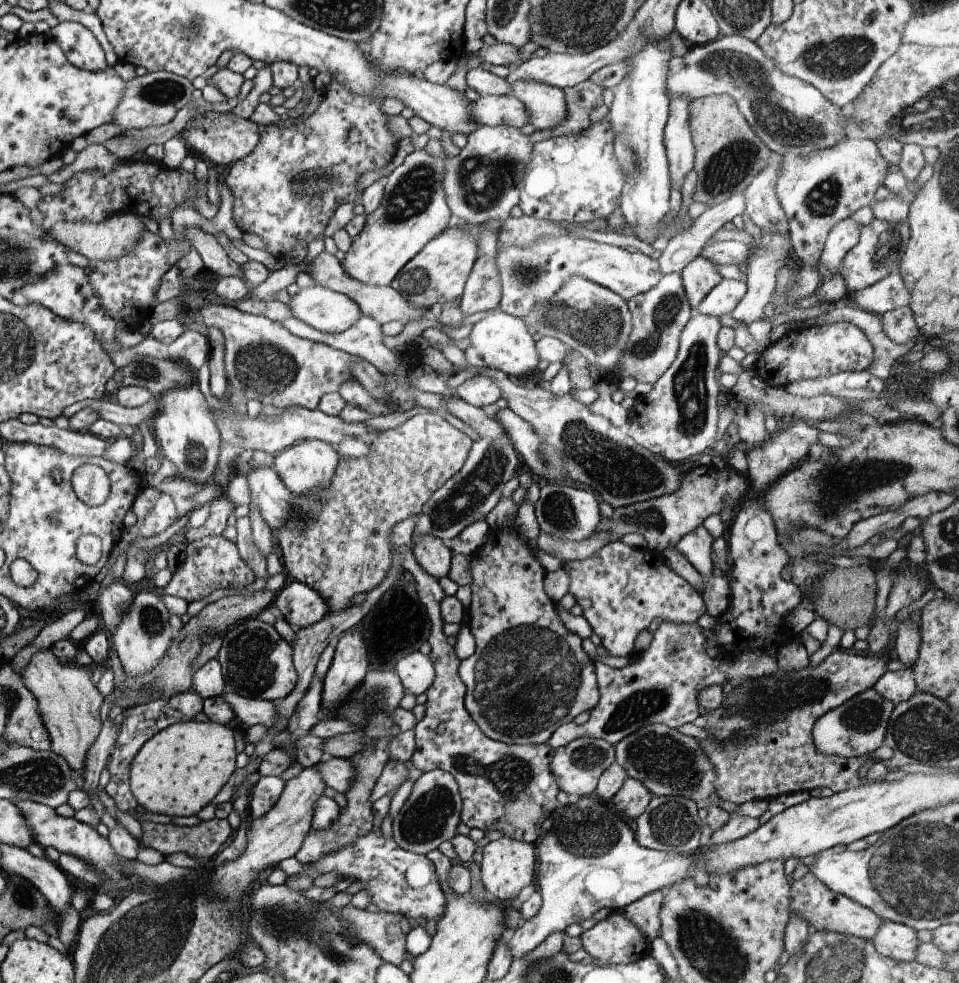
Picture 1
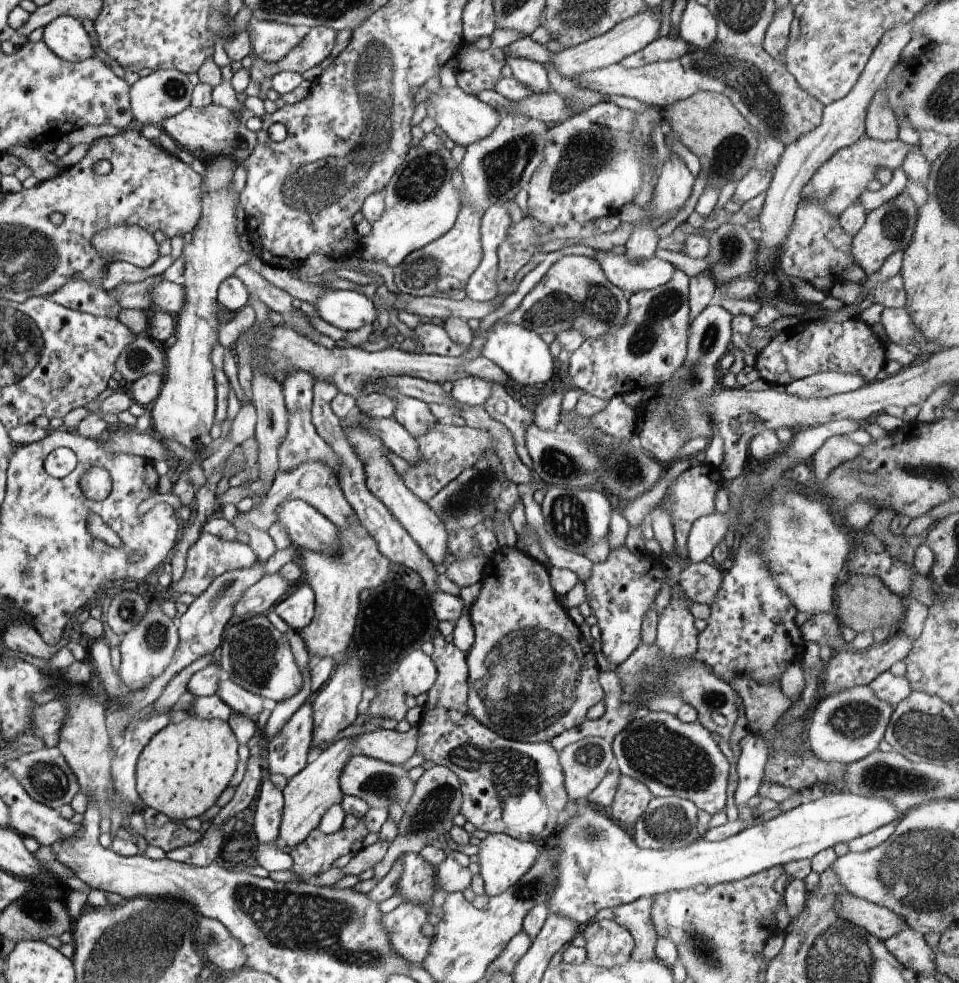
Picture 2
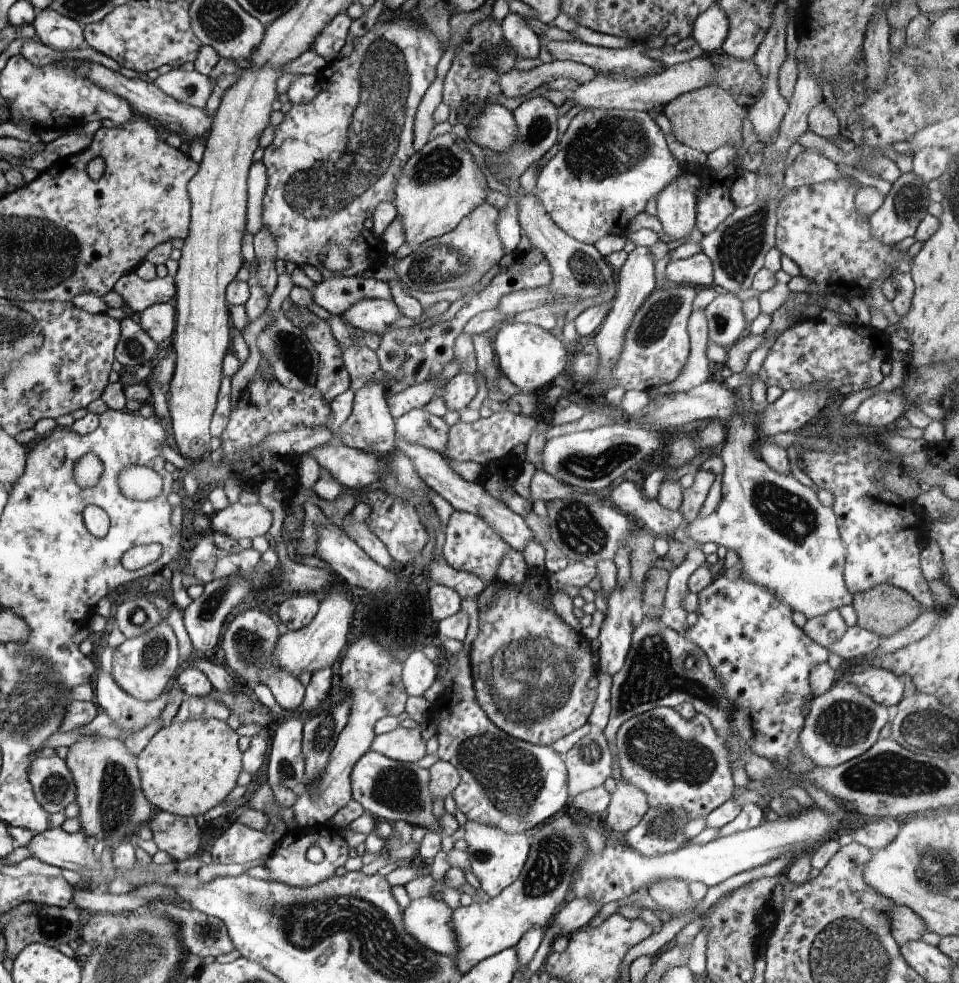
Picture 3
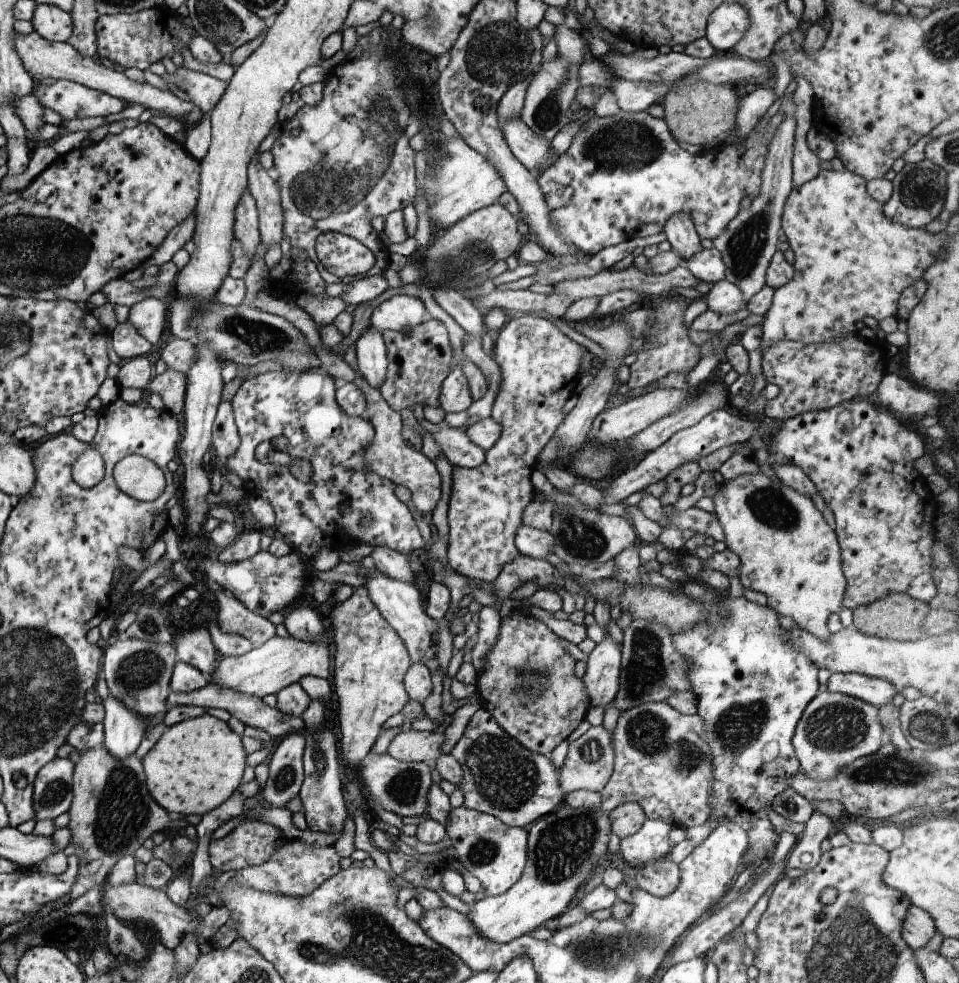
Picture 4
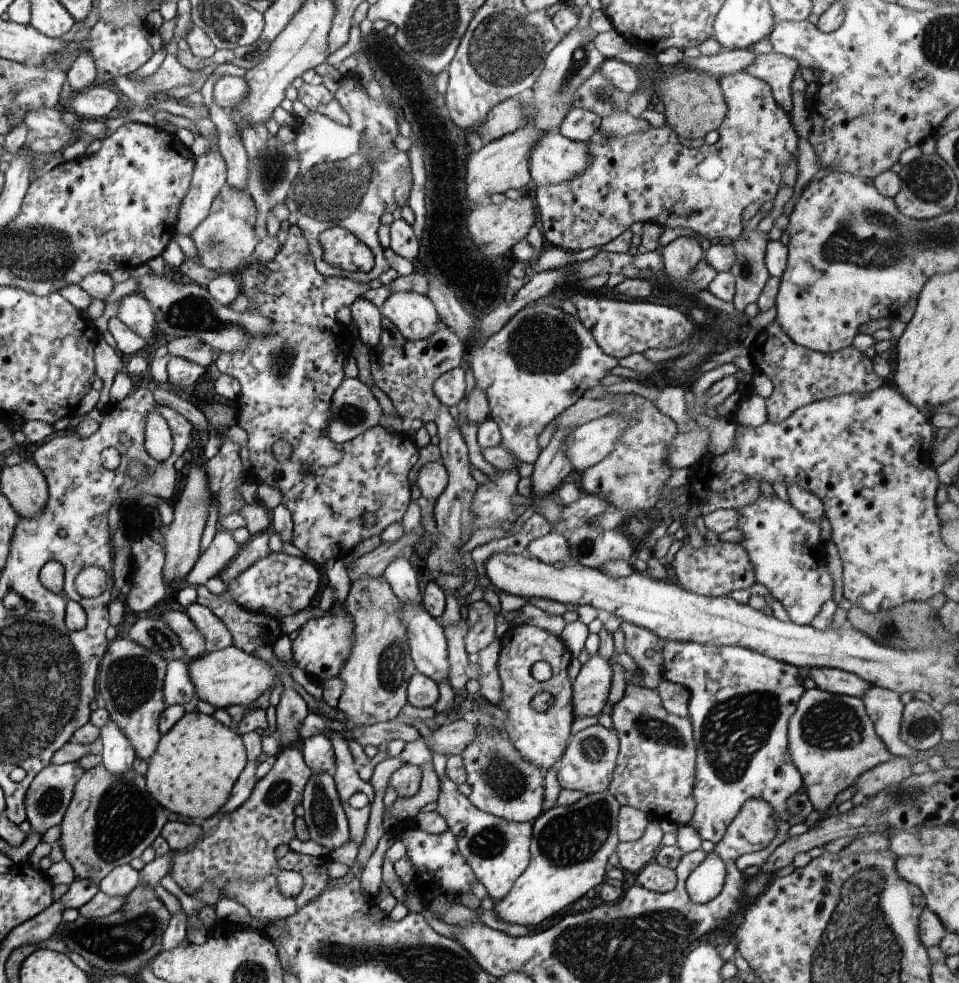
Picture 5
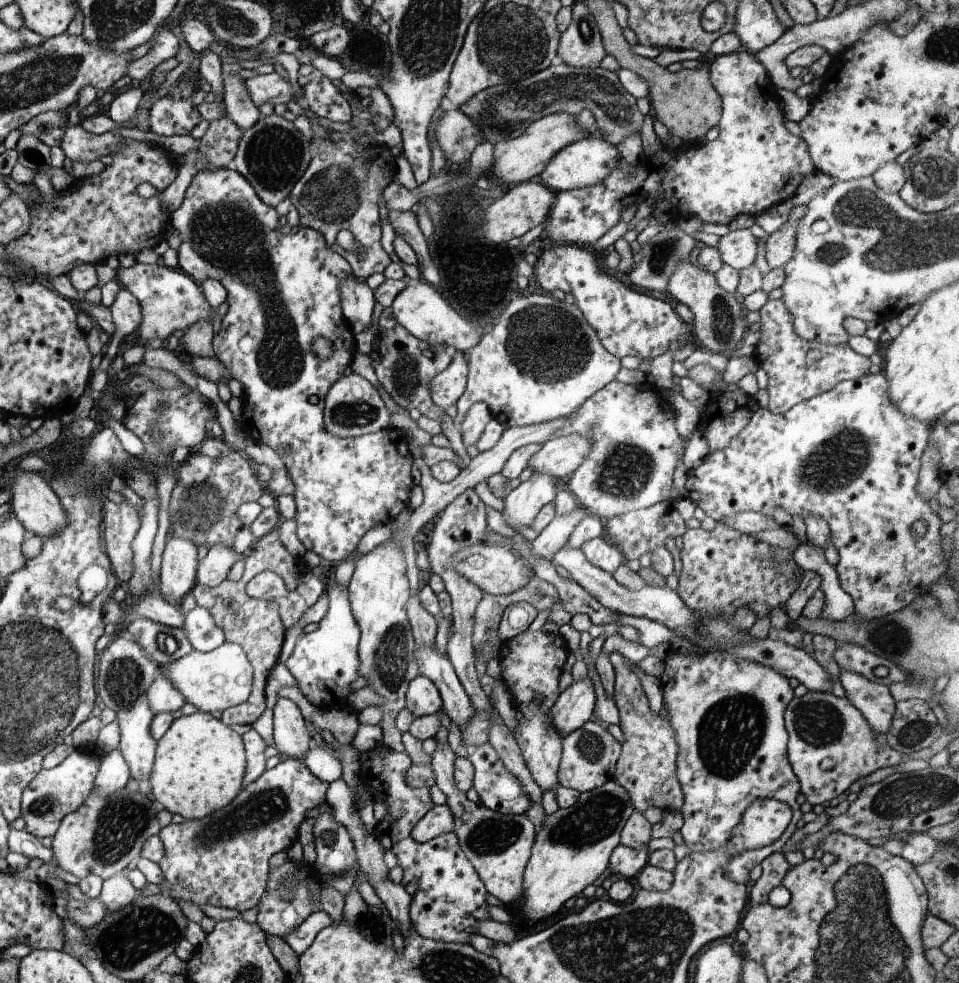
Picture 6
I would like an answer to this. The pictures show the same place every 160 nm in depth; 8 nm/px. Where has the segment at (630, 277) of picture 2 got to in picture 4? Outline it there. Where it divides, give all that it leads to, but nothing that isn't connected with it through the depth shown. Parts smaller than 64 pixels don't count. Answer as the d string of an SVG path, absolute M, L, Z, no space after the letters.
M716 248L703 249L694 254L685 265L698 278L698 281L714 284L725 279L726 268L722 262L722 256Z

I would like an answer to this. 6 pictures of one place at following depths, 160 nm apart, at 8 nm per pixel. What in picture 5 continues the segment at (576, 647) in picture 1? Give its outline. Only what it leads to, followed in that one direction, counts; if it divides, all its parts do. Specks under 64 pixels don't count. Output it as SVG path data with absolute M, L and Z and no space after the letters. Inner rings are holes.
M532 624L503 625L499 636L500 654L497 672L502 682L502 700L497 705L506 712L507 719L502 722L507 738L524 760L544 768L547 772L554 762L559 762L568 744L574 717L572 708L572 682L568 678L571 653L561 637L549 634ZM536 662L546 662L552 667L552 676L547 682L537 682L531 674ZM538 692L550 692L554 696L554 706L548 712L536 712L530 706L530 700Z

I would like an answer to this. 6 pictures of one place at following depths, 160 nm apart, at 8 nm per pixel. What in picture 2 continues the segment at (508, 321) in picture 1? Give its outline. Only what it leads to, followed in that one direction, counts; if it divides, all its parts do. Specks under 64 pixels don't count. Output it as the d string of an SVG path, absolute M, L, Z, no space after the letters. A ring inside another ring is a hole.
M419 322L414 331L418 340L423 344L422 352L424 353L460 357L467 349L460 344L453 344L454 341L441 325ZM496 324L489 330L489 335L485 340L482 357L489 358L497 364L514 382L527 385L542 383L552 378L552 375L559 366L557 360L550 352L550 345L547 344L533 330L515 324Z

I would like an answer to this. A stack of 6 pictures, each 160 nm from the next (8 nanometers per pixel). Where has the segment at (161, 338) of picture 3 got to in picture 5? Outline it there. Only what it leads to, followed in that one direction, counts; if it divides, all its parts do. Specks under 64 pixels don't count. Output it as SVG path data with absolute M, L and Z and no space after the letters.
M134 293L119 302L116 317L135 334L148 341L156 330L154 312L148 300L140 293Z

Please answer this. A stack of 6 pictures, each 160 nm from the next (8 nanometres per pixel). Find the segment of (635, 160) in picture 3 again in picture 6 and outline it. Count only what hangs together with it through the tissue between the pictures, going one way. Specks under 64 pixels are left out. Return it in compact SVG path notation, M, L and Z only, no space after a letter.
M744 49L740 51L734 51L732 54L718 56L716 60L711 64L709 68L709 75L711 78L711 83L716 89L716 92L722 97L723 102L723 113L721 119L719 120L720 134L712 141L708 141L704 146L699 148L690 148L688 144L675 150L668 148L663 148L660 152L653 154L652 156L644 157L641 159L641 163L637 164L635 170L632 173L626 173L620 166L619 162L617 166L613 168L613 171L602 181L596 183L592 186L584 187L583 189L572 189L569 191L561 191L555 196L554 204L552 205L551 211L549 212L548 224L545 228L547 236L552 240L552 242L562 242L563 244L586 246L592 248L596 244L597 240L605 233L608 232L618 221L620 221L620 214L622 211L632 204L639 204L639 202L646 200L648 198L655 197L657 202L668 200L671 204L671 208L678 208L680 214L685 216L685 219L698 217L705 223L709 222L717 225L727 226L740 214L749 214L752 217L756 217L761 213L765 212L773 204L777 202L782 202L783 200L788 200L791 196L794 196L796 188L800 186L802 178L807 174L812 174L816 172L814 163L812 162L808 145L806 141L799 136L792 135L786 126L784 126L784 117L779 107L779 98L776 92L776 83L770 80L766 69L762 66L762 63L749 51Z

